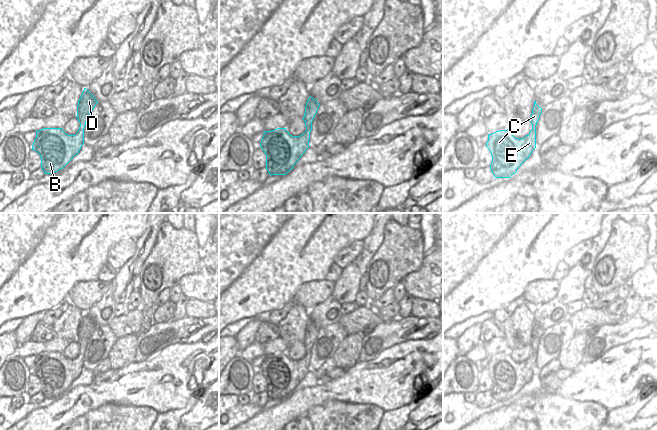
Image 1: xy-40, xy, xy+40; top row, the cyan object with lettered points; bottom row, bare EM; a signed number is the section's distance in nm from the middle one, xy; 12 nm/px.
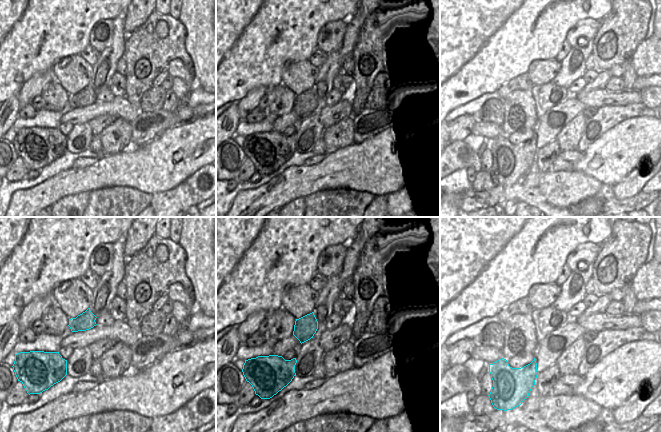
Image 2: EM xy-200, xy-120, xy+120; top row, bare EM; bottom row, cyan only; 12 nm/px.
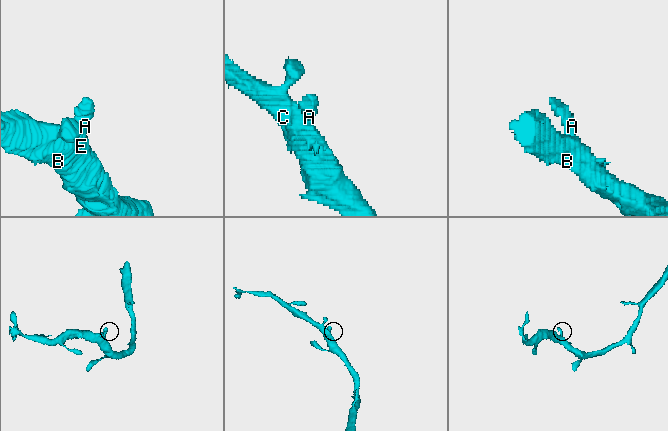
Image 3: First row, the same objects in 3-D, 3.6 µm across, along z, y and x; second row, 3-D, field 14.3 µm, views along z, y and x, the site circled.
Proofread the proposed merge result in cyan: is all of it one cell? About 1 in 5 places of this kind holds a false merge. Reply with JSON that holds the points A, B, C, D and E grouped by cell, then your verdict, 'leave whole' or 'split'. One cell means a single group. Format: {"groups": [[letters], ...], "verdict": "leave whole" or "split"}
{"groups": [["A", "B", "C", "D", "E"]], "verdict": "leave whole"}

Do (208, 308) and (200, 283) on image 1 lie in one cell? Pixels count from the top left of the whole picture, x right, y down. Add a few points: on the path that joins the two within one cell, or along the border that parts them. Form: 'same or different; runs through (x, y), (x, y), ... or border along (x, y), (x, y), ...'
different; border along (189, 298), (208, 302)

